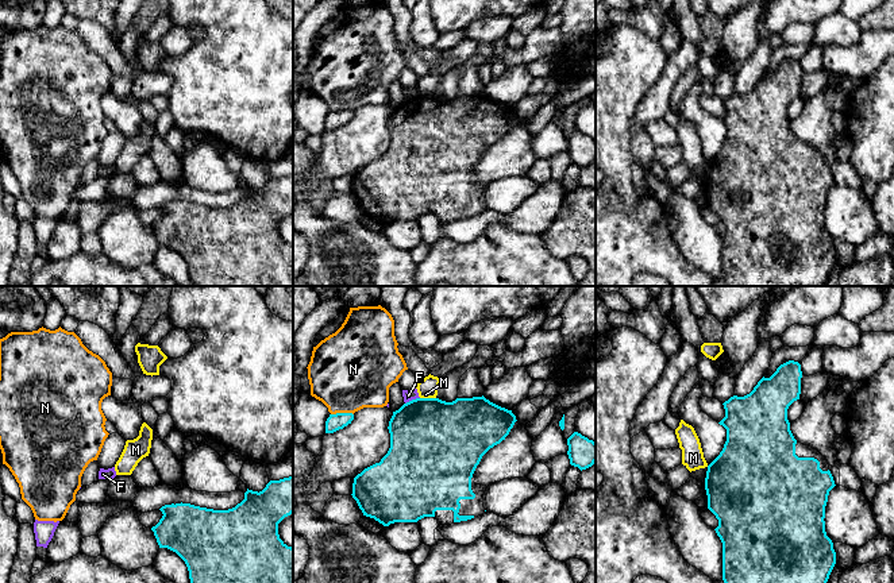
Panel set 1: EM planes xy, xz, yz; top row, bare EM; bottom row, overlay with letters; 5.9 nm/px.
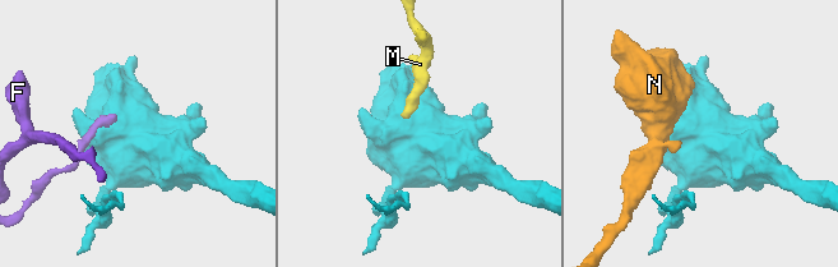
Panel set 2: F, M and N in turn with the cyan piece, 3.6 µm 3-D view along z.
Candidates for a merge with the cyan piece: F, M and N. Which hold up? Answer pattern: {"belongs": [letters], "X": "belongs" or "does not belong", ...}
{"belongs": [], "F": "does not belong", "M": "does not belong", "N": "does not belong"}

